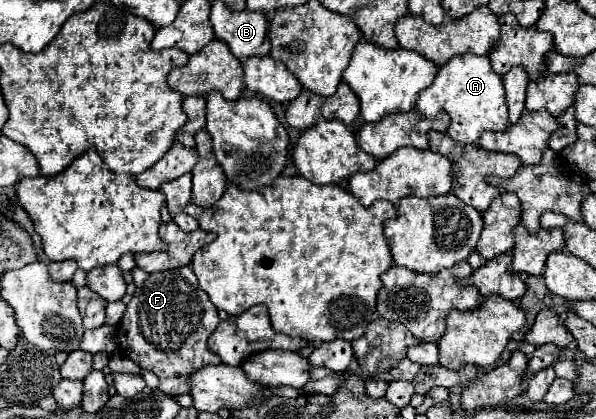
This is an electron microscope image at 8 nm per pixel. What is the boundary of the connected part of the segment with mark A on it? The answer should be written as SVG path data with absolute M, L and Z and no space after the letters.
M460 54L450 58L444 66L440 66L432 86L418 94L416 108L426 118L432 118L438 110L444 110L450 116L450 126L446 130L448 136L462 144L474 144L482 132L498 132L508 124L502 78L492 70L488 56Z

